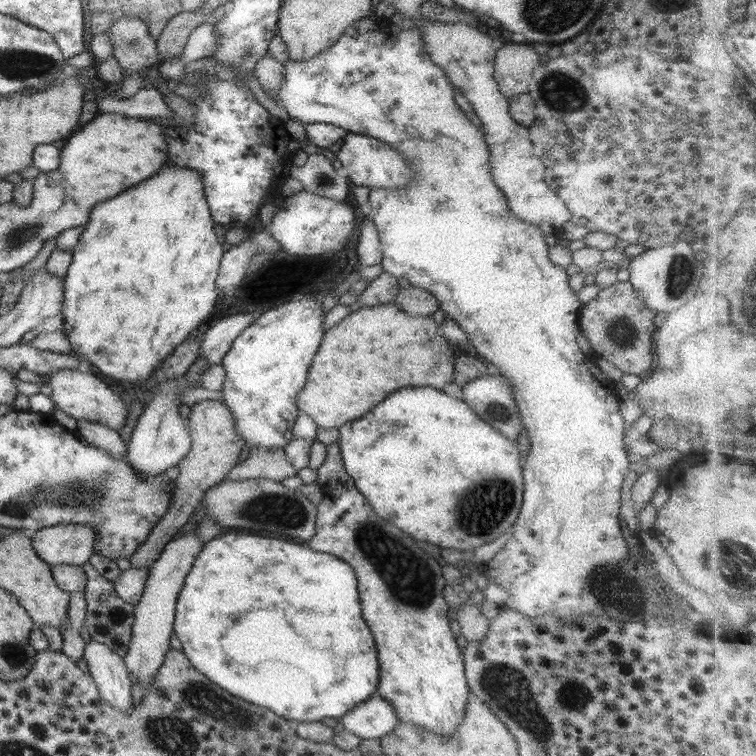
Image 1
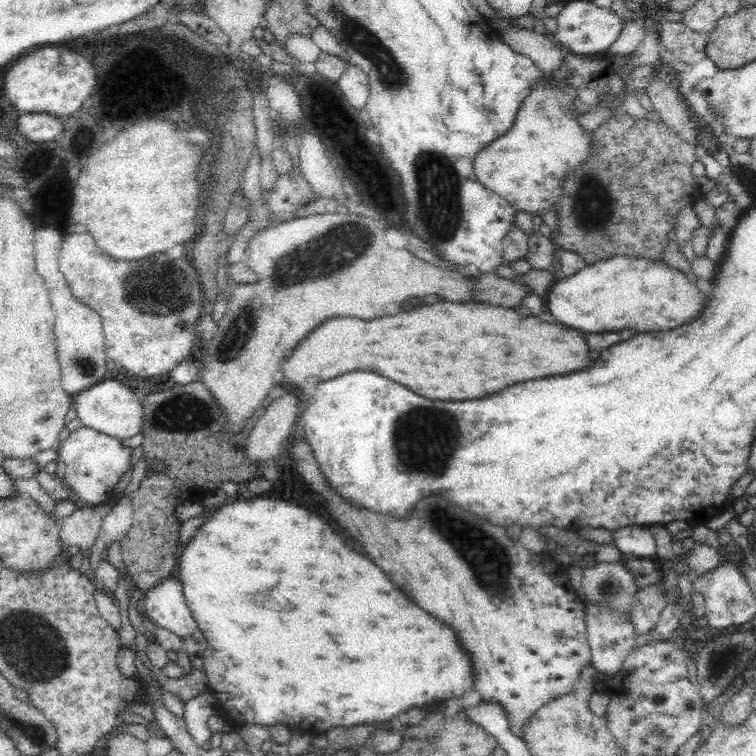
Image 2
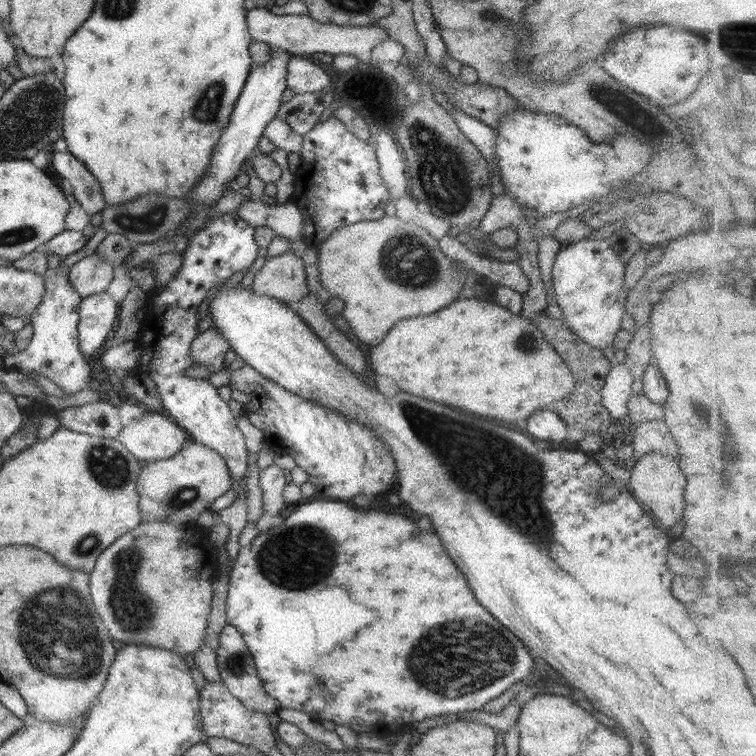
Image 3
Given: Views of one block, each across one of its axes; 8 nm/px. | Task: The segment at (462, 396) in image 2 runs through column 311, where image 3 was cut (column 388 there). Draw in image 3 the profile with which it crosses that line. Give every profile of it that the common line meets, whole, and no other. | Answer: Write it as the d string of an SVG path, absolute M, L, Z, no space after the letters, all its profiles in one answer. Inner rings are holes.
M460 299L430 316L398 320L384 340L372 346L370 362L370 371L392 378L398 388L414 396L504 422L530 418L534 412L566 398L576 385L569 367L544 340L540 328L497 302L481 300Z

